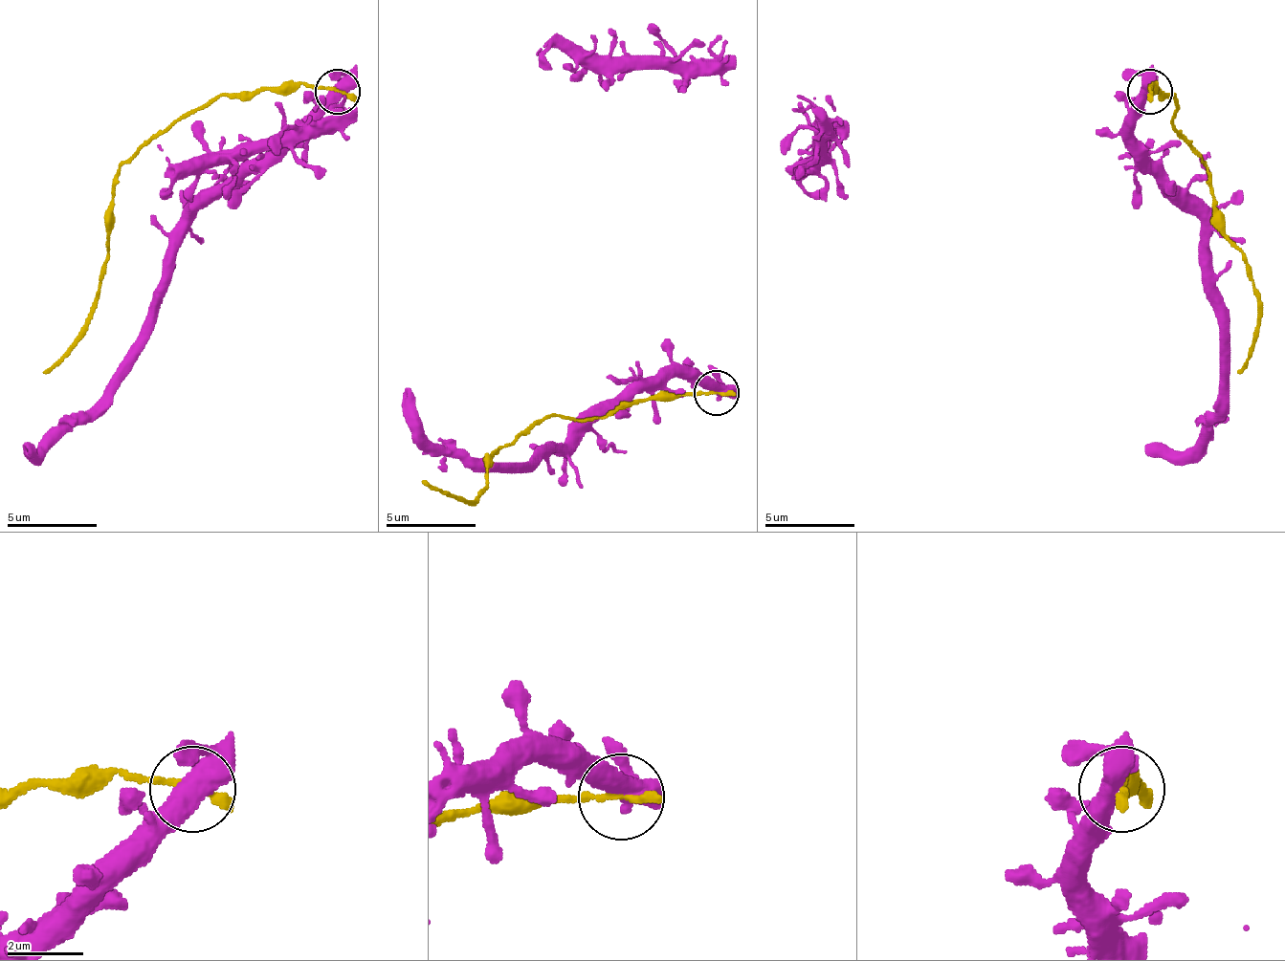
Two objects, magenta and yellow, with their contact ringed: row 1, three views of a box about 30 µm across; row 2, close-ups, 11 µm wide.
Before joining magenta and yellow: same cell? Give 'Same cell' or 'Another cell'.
Same cell

